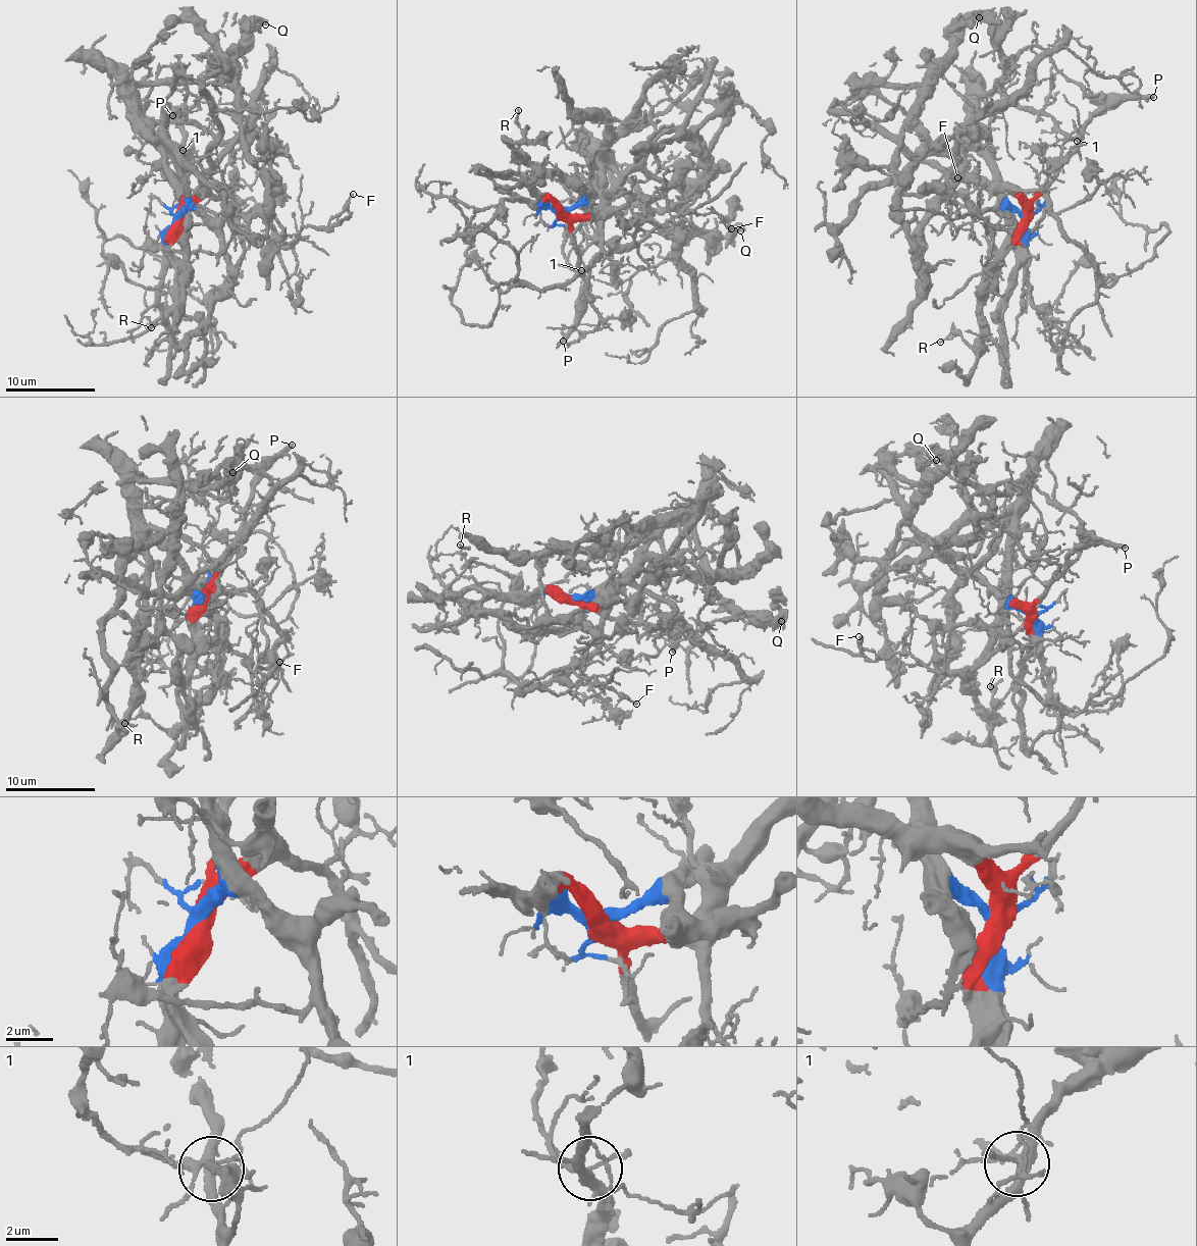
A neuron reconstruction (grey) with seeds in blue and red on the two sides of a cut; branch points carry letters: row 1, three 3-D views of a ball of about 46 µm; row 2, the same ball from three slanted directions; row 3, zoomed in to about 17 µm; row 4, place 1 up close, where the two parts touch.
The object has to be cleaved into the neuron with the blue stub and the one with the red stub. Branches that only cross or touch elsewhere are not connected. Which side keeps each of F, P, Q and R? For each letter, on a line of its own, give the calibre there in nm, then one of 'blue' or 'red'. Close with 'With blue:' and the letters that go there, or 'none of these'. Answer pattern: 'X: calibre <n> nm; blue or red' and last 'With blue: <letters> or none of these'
F: calibre 160 nm; red
P: calibre 400 nm; red
Q: calibre 140 nm; blue
R: calibre 90 nm; blue
With blue: Q, R

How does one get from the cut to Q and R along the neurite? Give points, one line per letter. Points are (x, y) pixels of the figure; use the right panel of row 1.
Q: (1026, 218), (1008, 201), (975, 132), (980, 97), (1000, 86), (1006, 71), (991, 22), (975, 12), (979, 16)
R: (1026, 218), (1004, 209), (1009, 246), (995, 262), (978, 347), (956, 333), (940, 342)

